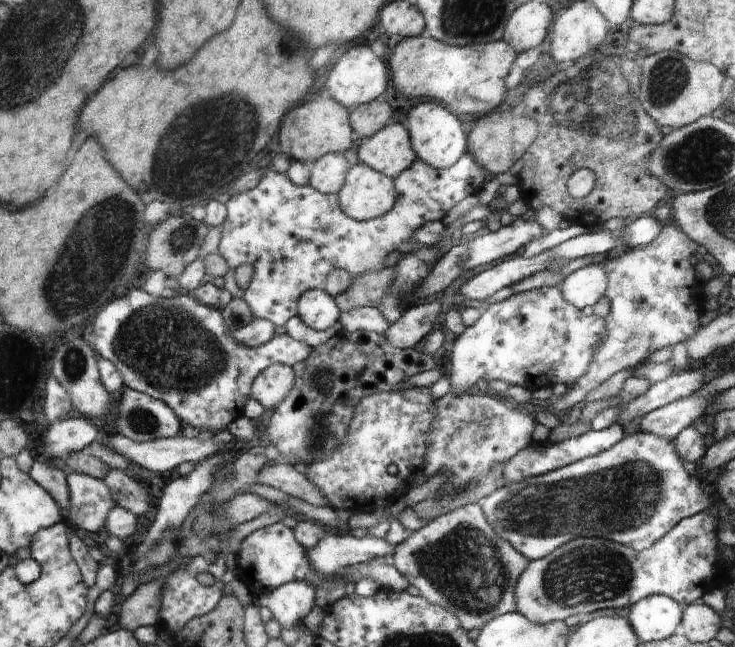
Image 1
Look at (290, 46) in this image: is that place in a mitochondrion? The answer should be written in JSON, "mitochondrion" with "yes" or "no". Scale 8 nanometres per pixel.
{"mitochondrion":"yes"}

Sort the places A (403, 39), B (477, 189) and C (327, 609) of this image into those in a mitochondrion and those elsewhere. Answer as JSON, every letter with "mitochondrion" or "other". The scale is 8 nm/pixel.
{"A":"other","B":"other","C":"other"}

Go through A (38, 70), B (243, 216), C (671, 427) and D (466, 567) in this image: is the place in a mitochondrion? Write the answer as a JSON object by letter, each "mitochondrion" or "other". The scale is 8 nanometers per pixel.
{"A":"mitochondrion","B":"other","C":"other","D":"mitochondrion"}

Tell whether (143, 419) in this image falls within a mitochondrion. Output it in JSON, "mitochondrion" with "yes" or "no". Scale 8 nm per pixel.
{"mitochondrion":"yes"}

